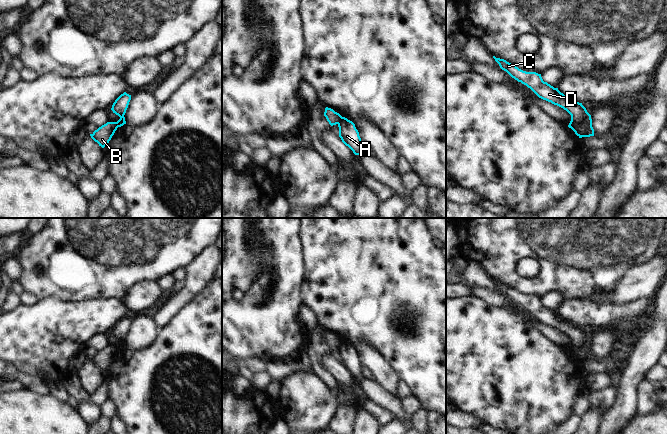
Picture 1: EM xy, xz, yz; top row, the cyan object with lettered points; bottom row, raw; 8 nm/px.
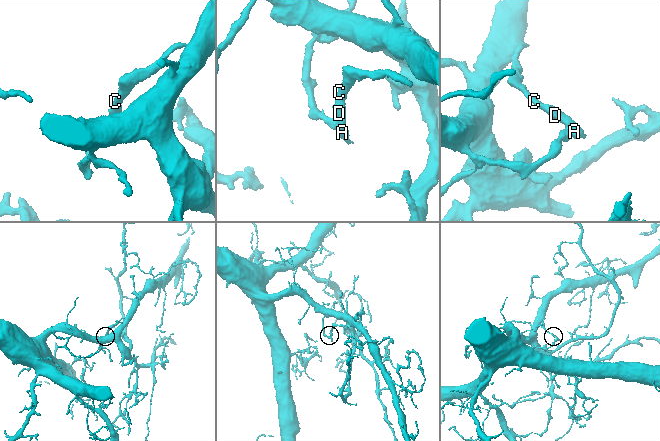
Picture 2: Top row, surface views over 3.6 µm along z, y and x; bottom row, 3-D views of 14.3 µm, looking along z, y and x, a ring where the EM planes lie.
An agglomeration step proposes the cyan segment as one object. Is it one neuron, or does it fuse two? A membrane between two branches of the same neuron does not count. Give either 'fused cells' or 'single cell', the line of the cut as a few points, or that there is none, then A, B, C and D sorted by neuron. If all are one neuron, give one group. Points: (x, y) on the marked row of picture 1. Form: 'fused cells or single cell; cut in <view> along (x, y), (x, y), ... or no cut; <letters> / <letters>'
fused cells; cut in xz along (342, 117), (337, 123); A C D / B

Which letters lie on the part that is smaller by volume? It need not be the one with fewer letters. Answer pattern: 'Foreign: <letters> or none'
Foreign: A, C, D

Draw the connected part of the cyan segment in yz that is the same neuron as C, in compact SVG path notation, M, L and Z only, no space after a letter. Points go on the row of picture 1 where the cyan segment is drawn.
M493 56L493 58L502 70L506 71L518 82L530 88L539 98L566 110L571 115L569 125L579 138L594 136L591 115L587 112L582 103L564 95L558 88L554 88L547 82L544 82L541 74L526 72L504 59L496 58L495 56Z

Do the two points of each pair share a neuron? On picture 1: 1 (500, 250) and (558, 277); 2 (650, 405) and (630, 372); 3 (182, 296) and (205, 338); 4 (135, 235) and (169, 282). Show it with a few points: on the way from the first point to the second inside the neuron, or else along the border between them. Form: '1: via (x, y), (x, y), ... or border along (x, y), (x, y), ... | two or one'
1: via (516, 247), (535, 247), (549, 261) | one
2: border along (644, 378), (639, 385), (639, 402), (636, 409) | two
3: border along (204, 287), (170, 319) | two
4: border along (170, 274), (163, 275), (156, 281) | two

